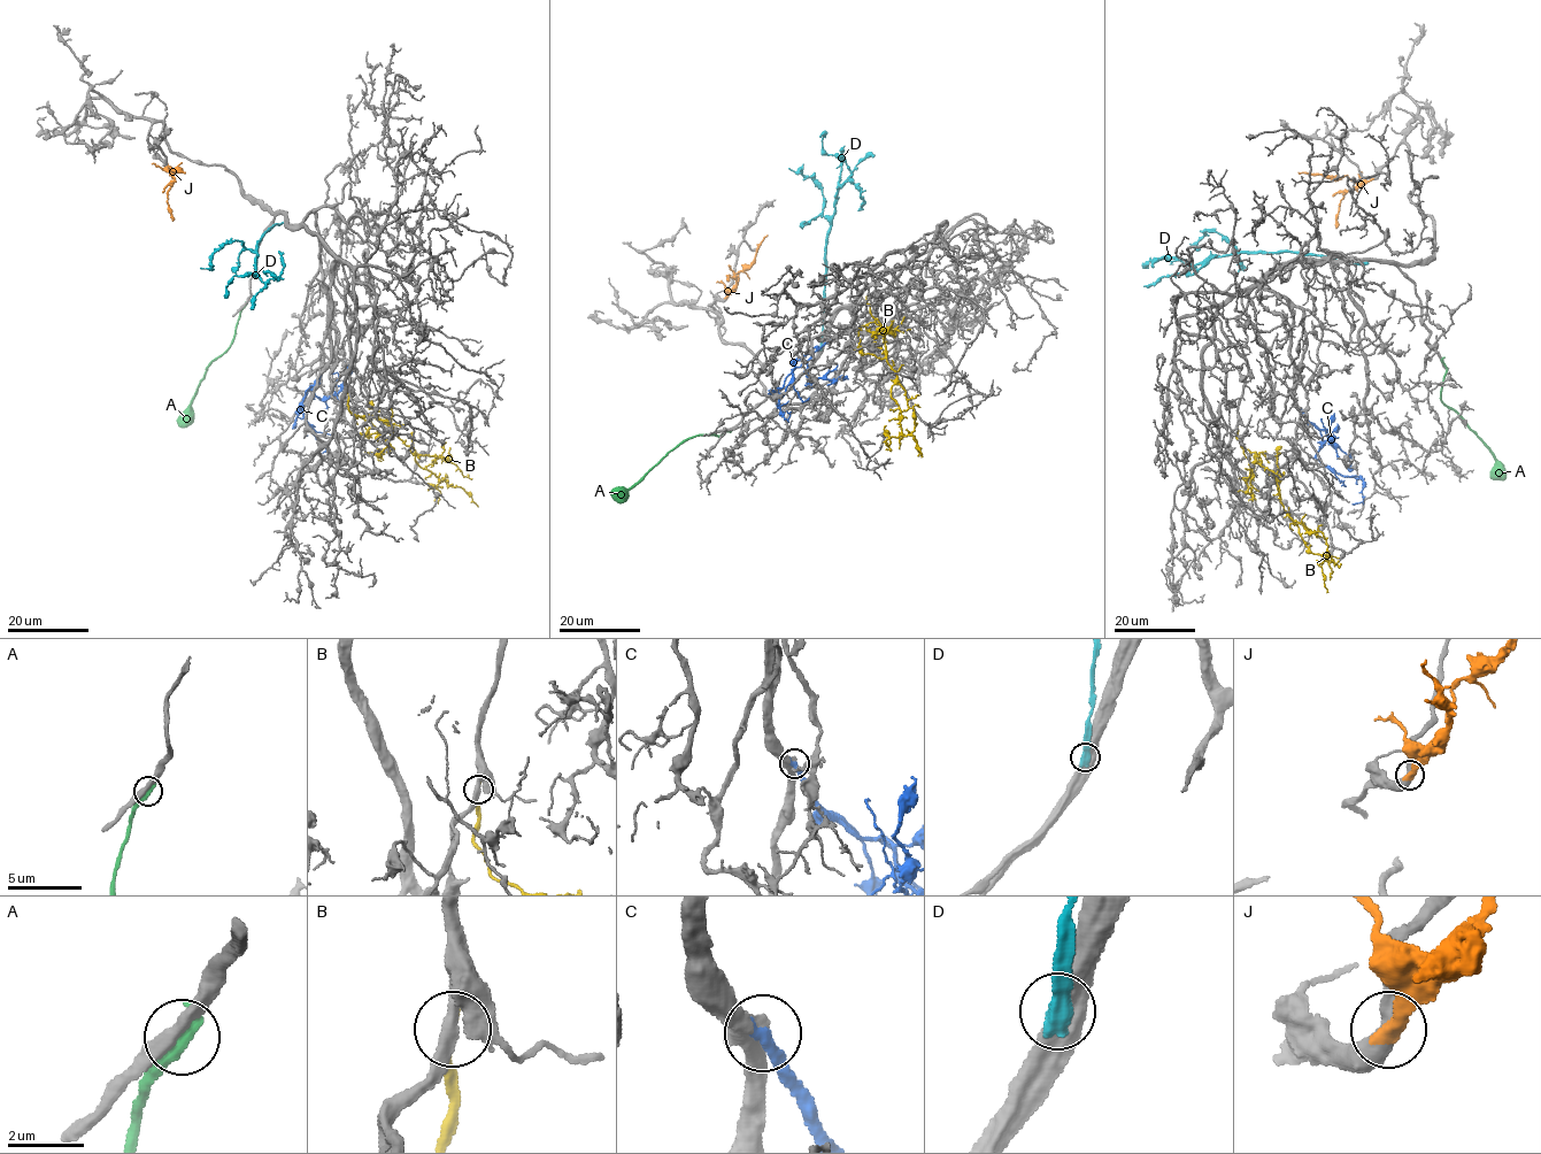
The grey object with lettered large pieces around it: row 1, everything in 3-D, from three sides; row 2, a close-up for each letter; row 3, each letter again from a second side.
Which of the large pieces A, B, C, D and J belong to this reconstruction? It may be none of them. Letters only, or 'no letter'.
C, J

